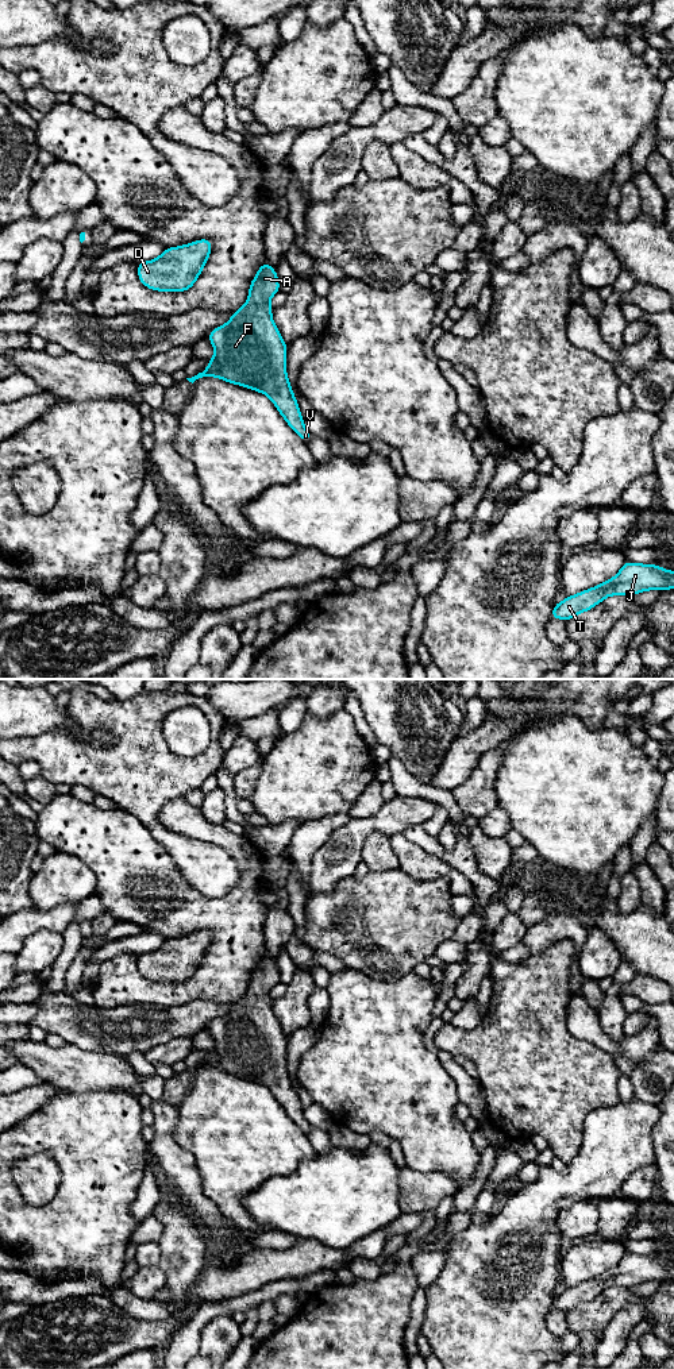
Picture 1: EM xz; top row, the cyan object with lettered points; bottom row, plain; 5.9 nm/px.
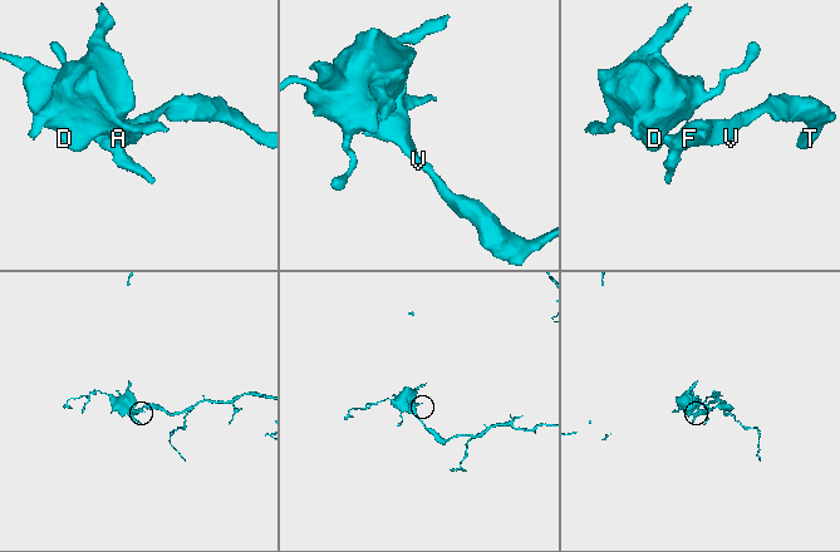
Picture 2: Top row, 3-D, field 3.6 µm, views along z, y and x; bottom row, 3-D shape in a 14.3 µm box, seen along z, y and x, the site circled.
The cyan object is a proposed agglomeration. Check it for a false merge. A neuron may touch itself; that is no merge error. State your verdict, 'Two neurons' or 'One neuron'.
One neuron

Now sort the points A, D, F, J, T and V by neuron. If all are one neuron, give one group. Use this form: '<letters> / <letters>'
A D F J T V

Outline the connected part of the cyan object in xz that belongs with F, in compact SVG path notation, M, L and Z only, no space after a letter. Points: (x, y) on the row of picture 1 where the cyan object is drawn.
M266 261L258 269L255 278L250 284L246 304L232 313L228 323L216 327L208 335L215 348L215 356L208 360L208 367L186 379L193 383L199 378L211 375L266 394L288 425L307 443L312 435L304 425L297 400L286 375L288 346L282 340L271 317L273 308L270 305L270 298L277 292L280 292L277 271L271 269Z

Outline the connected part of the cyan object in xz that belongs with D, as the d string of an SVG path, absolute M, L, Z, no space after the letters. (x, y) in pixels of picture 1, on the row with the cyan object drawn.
M209 239L166 248L154 261L145 261L138 265L139 281L151 290L185 292L200 277L211 248L212 242Z

